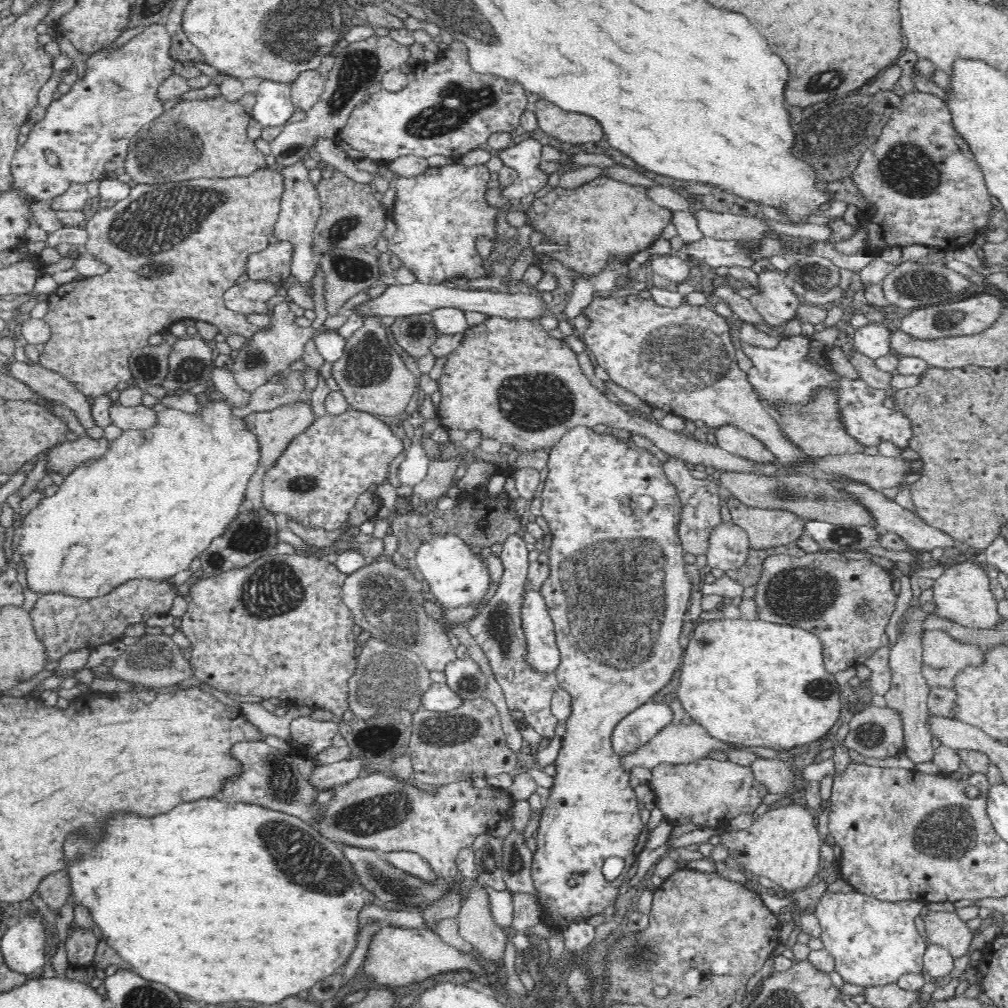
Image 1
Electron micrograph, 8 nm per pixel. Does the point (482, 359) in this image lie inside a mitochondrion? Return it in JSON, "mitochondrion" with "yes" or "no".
{"mitochondrion":"no"}

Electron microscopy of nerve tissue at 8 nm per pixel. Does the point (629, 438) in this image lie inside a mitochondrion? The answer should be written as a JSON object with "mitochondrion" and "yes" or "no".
{"mitochondrion":"no"}

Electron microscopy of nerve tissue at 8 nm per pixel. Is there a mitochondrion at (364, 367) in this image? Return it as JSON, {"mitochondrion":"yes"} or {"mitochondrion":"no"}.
{"mitochondrion":"yes"}

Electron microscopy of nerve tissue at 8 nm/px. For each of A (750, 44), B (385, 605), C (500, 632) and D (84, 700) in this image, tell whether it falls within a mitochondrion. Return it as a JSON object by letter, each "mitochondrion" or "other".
{"A":"other","B":"mitochondrion","C":"mitochondrion","D":"other"}

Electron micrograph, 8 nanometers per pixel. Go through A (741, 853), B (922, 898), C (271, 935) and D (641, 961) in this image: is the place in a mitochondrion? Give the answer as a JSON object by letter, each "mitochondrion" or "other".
{"A":"other","B":"other","C":"other","D":"mitochondrion"}

